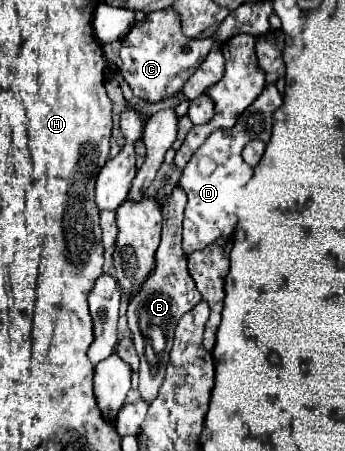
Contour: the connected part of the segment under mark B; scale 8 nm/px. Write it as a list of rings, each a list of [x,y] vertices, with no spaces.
[[[174,188],[170,202],[162,206],[164,212],[164,228],[162,228],[162,242],[156,252],[156,268],[146,278],[146,284],[128,304],[128,326],[132,330],[132,340],[136,346],[136,354],[140,358],[140,398],[148,404],[156,398],[158,388],[164,380],[164,372],[168,366],[168,354],[174,340],[174,324],[192,310],[200,300],[200,292],[194,286],[194,280],[188,274],[186,254],[182,252],[182,218],[184,218],[184,204],[186,194],[180,188]]]

